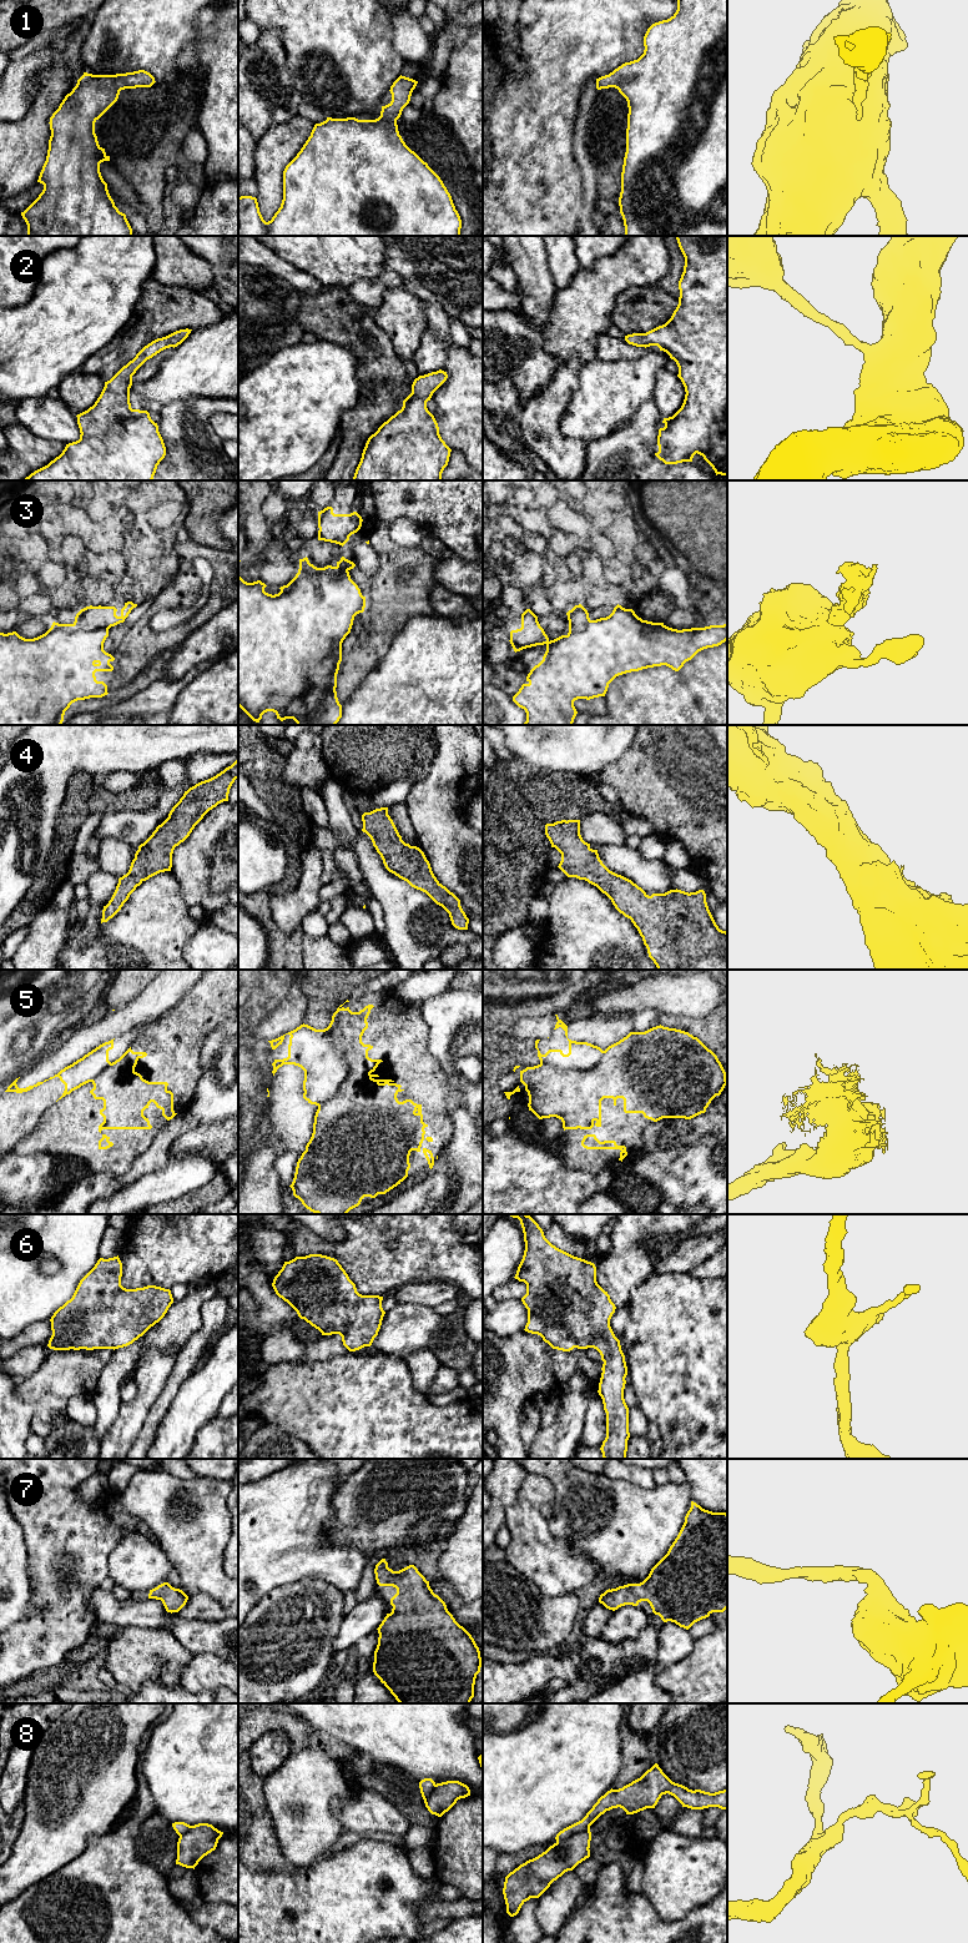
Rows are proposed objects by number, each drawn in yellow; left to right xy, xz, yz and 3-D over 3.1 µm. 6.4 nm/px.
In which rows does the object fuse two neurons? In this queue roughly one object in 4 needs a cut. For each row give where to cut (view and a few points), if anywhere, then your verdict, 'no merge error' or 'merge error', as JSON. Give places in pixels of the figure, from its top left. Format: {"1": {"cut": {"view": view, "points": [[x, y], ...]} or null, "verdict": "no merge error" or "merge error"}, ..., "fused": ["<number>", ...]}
{"1": {"cut": null, "verdict": "no merge error"}, "2": {"cut": null, "verdict": "no merge error"}, "3": {"cut": {"view": "xy", "points": [[72, 624], [85, 629], [107, 629]]}, "verdict": "merge error"}, "4": {"cut": null, "verdict": "no merge error"}, "5": {"cut": {"view": "xz", "points": [[328, 1026], [347, 1076], [318, 1106]]}, "verdict": "merge error"}, "6": {"cut": null, "verdict": "no merge error"}, "7": {"cut": null, "verdict": "no merge error"}, "8": {"cut": {"view": "yz", "points": [[589, 1827], [556, 1842]]}, "verdict": "merge error"}, "fused": ["3", "5", "8"]}

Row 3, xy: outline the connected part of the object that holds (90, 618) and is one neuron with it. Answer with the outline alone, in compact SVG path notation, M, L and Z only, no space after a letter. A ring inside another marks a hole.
M132 601L125 603L125 606L121 609L121 615L117 616L117 609L115 606L90 605L76 614L74 625L85 630L110 629L111 626L123 623L136 606L137 604Z

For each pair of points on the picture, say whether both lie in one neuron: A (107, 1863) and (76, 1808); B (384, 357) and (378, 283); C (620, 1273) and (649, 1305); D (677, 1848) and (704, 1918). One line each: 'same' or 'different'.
A: different
B: different
C: different
D: different

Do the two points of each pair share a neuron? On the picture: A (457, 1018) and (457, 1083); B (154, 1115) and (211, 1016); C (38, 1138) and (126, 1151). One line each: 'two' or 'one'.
A: one
B: one
C: one

